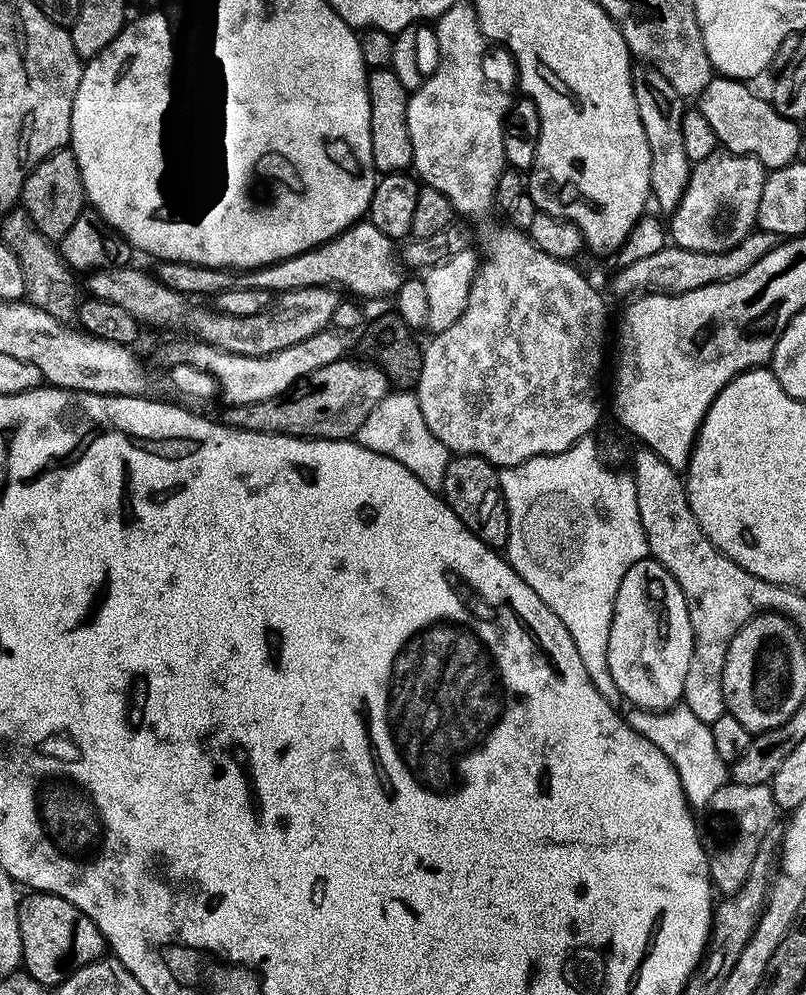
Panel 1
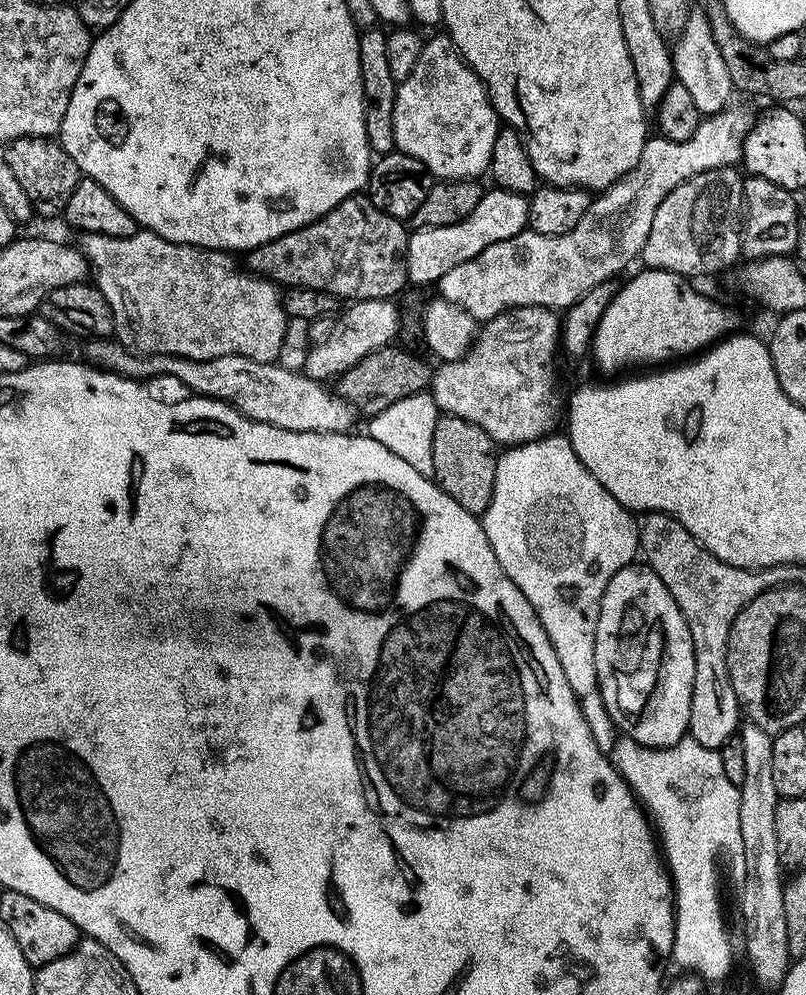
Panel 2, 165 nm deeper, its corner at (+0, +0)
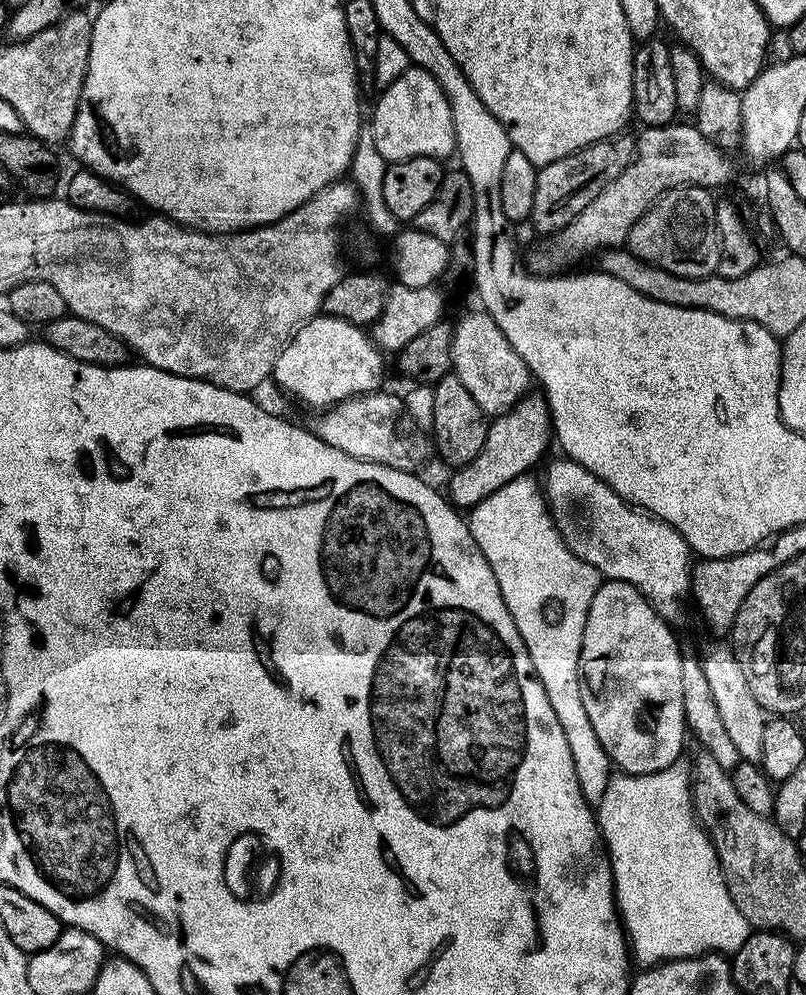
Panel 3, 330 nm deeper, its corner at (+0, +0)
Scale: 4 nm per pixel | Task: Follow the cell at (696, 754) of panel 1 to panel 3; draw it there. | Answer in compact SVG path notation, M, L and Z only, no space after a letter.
M684 762L671 764L666 770L658 770L650 774L630 774L617 771L615 774L609 775L604 797L598 802L598 823L612 866L616 907L622 917L623 927L630 937L631 951L634 956L634 951L636 951L637 958L645 960L645 965L659 965L665 961L690 959L705 956L708 953L734 954L743 946L750 934L748 919L744 917L740 906L734 902L728 884L724 881L724 869L720 866L720 855L716 853L716 846L712 842L711 835L705 829L704 832L700 829L699 822L701 823L698 819L697 809L694 807L694 780L690 775L689 765L687 768Z

